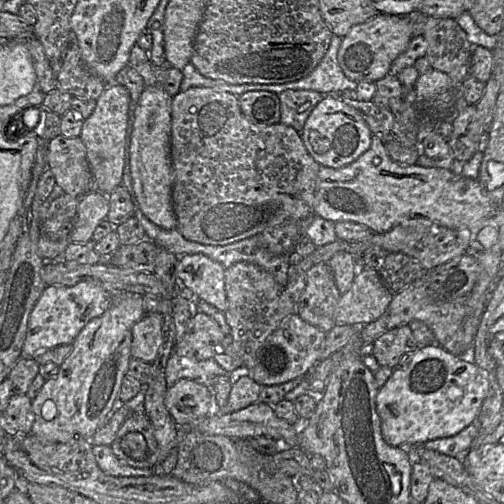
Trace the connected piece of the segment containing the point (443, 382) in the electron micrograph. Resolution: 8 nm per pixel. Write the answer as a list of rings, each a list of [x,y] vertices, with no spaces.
[[[438,344],[420,346],[404,357],[378,390],[376,411],[380,417],[382,437],[390,446],[415,447],[427,441],[454,436],[476,423],[488,389],[489,380],[486,373],[469,356],[455,356]]]

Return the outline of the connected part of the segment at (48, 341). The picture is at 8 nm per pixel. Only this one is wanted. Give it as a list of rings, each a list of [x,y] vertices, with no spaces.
[[[85,282],[74,286],[46,286],[30,314],[21,358],[32,358],[58,345],[73,343],[91,319],[104,313],[112,297],[100,286]]]

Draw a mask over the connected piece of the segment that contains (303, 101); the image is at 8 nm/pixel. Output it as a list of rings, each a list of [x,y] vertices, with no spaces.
[[[285,90],[279,93],[279,123],[301,132],[306,119],[322,97],[321,93],[314,90]]]

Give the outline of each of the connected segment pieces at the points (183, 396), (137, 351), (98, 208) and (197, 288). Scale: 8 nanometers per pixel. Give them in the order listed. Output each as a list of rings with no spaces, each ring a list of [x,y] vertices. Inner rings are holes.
[[[180,379],[167,389],[164,405],[178,427],[189,426],[208,415],[210,393],[202,383]]]
[[[156,312],[146,313],[132,327],[131,357],[152,363],[163,342],[163,315]]]
[[[89,191],[80,197],[75,223],[69,235],[69,242],[86,244],[91,241],[96,227],[102,220],[106,220],[108,212],[107,195],[99,191]]]
[[[186,254],[178,258],[175,273],[183,288],[193,292],[196,300],[203,300],[220,311],[226,308],[224,267],[204,254]]]

